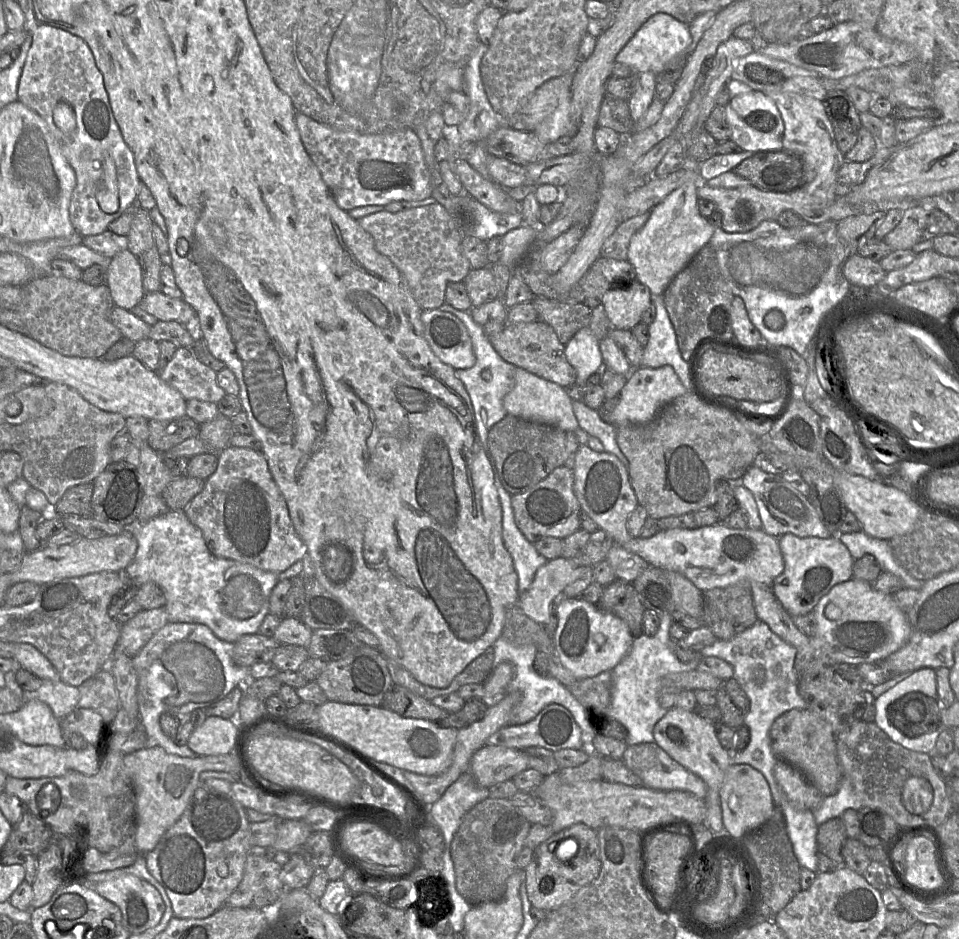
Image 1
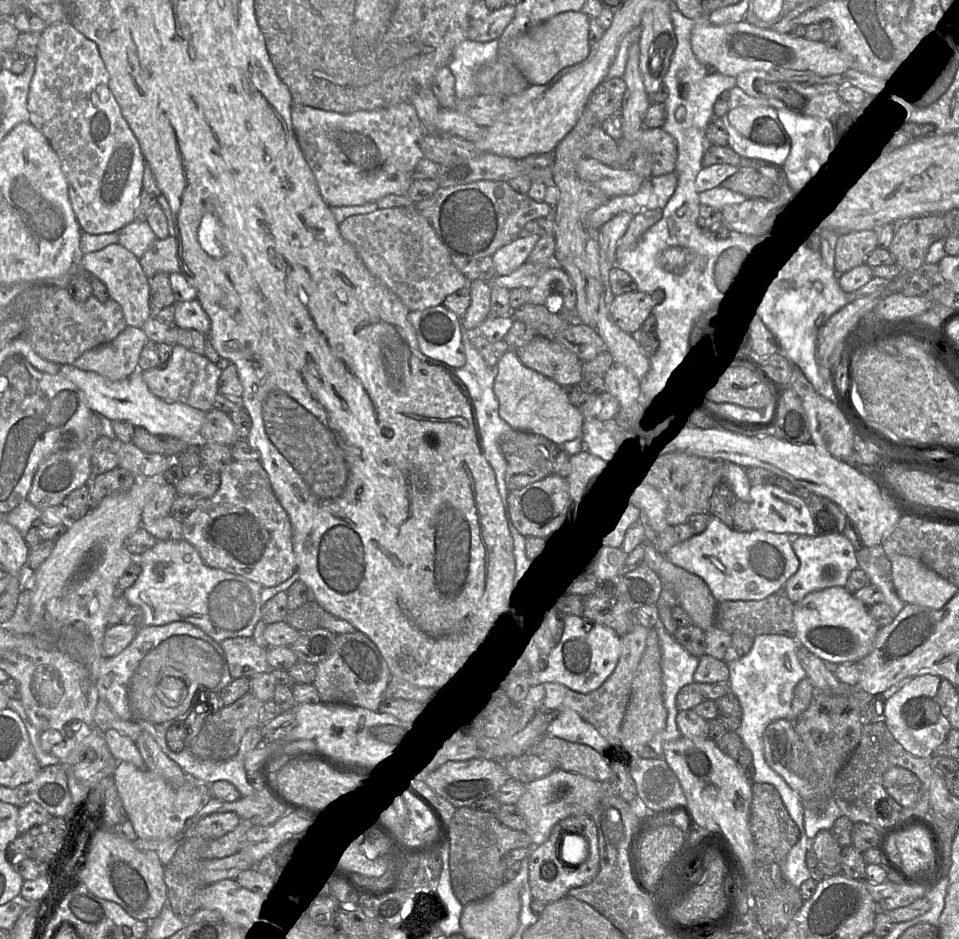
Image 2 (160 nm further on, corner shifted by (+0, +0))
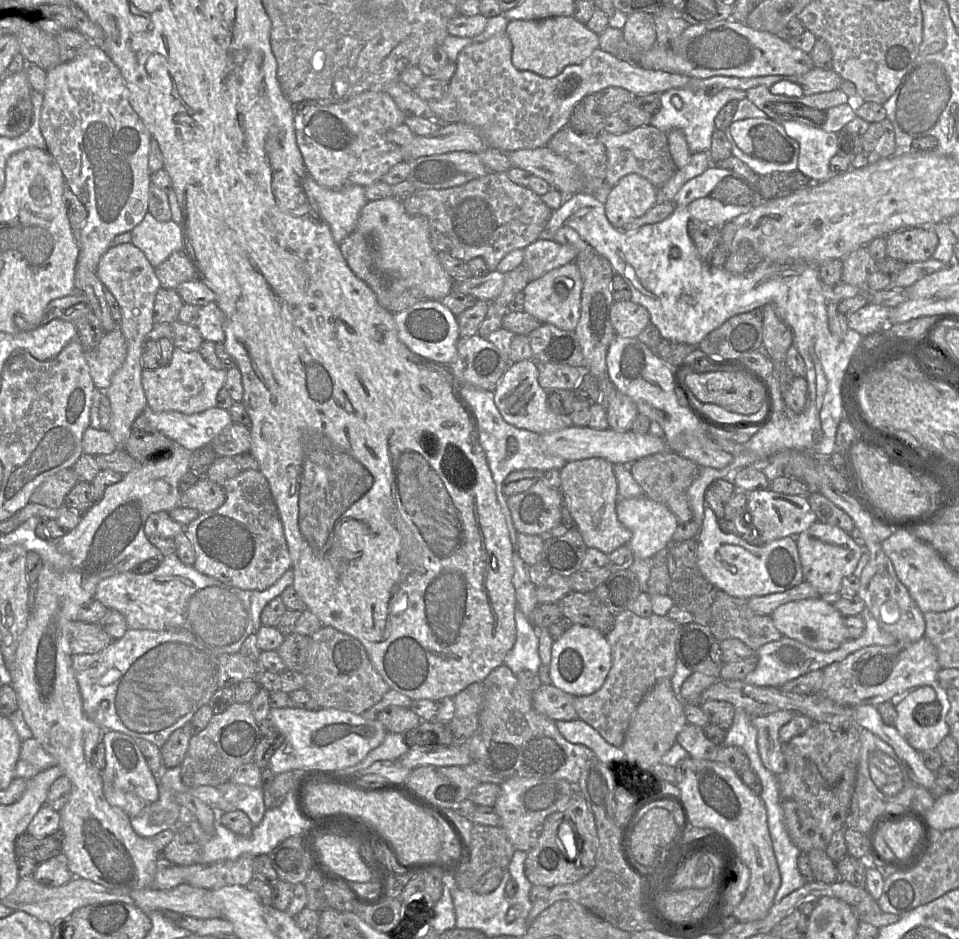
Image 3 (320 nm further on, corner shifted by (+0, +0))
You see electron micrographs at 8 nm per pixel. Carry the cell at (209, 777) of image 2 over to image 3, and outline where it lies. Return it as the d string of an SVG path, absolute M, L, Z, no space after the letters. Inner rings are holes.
M227 781L217 787L227 801L247 814L254 827L261 823L266 811L262 787L250 787L232 781Z

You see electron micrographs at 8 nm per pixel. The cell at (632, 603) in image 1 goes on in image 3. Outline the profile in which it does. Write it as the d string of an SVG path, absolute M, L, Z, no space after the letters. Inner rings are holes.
M570 592L557 602L562 616L572 624L588 626L607 635L614 627L616 615L603 605L593 592Z

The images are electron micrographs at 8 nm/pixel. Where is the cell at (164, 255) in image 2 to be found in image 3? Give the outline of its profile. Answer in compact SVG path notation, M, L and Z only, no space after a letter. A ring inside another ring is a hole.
M182 251L172 253L155 268L161 287L175 289L183 282L197 279L193 261Z

